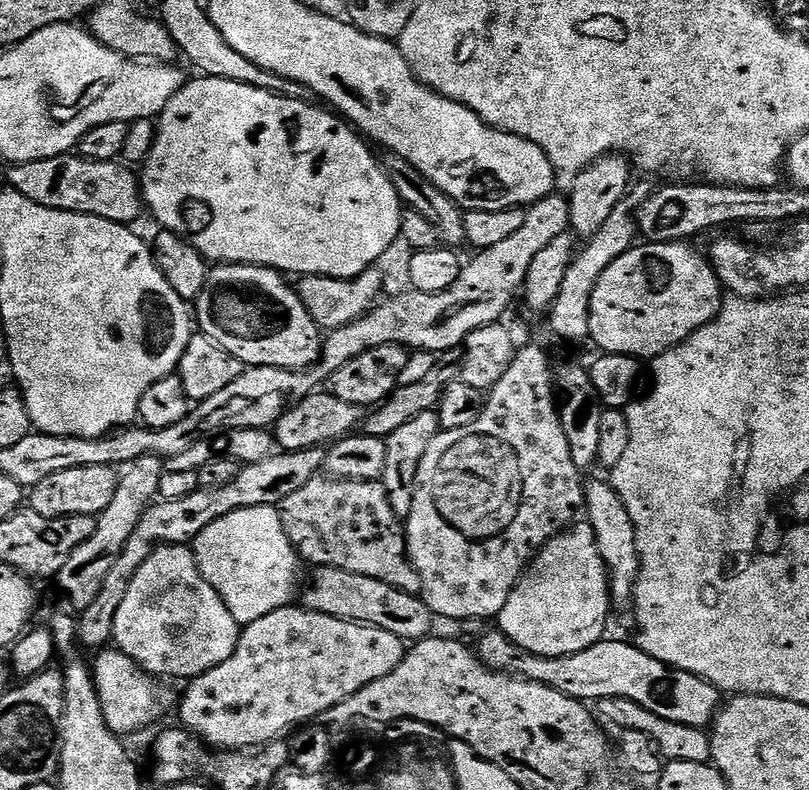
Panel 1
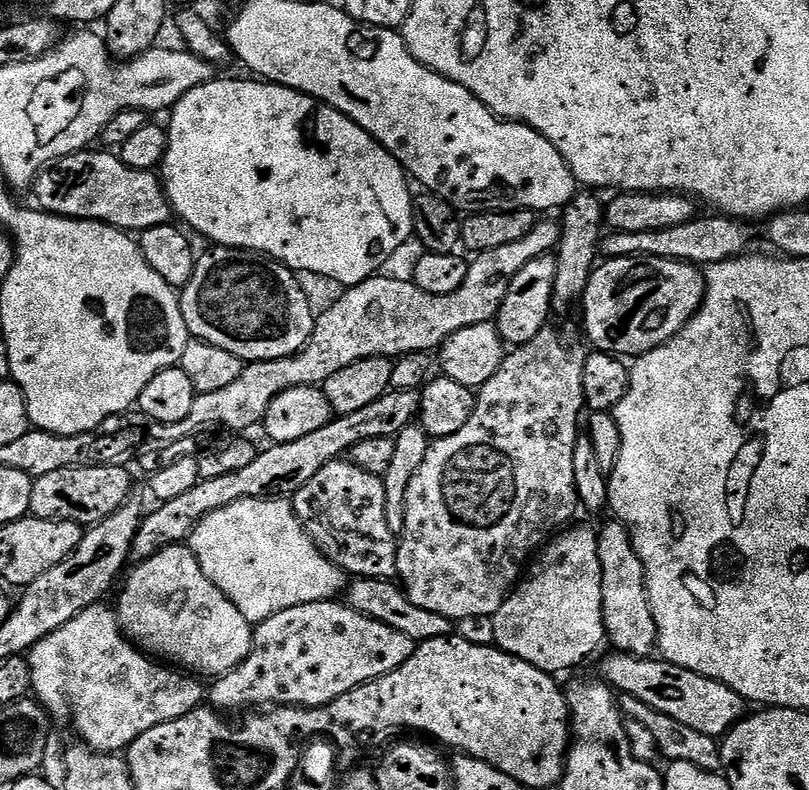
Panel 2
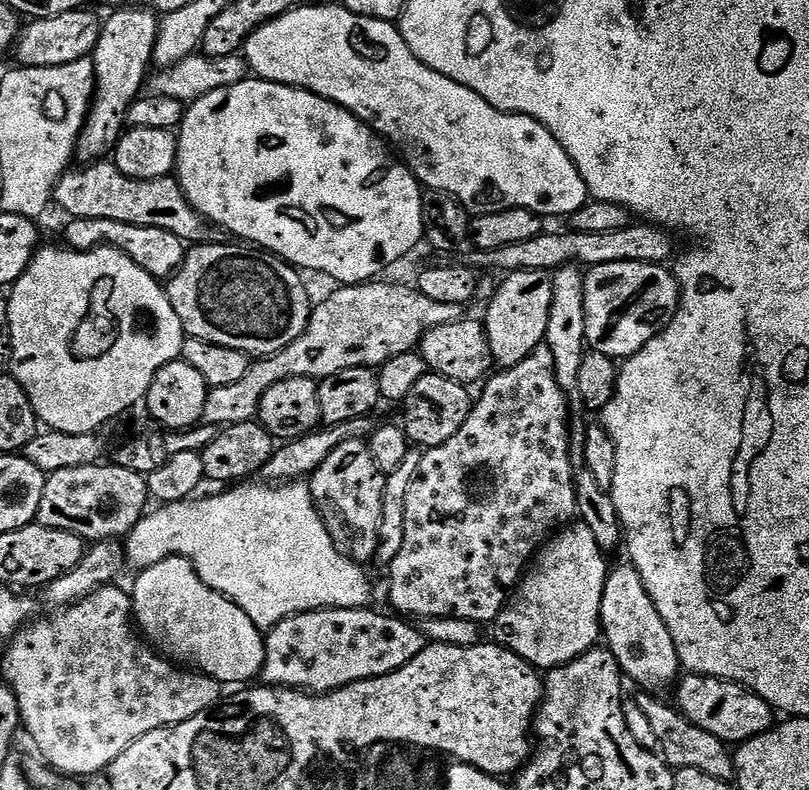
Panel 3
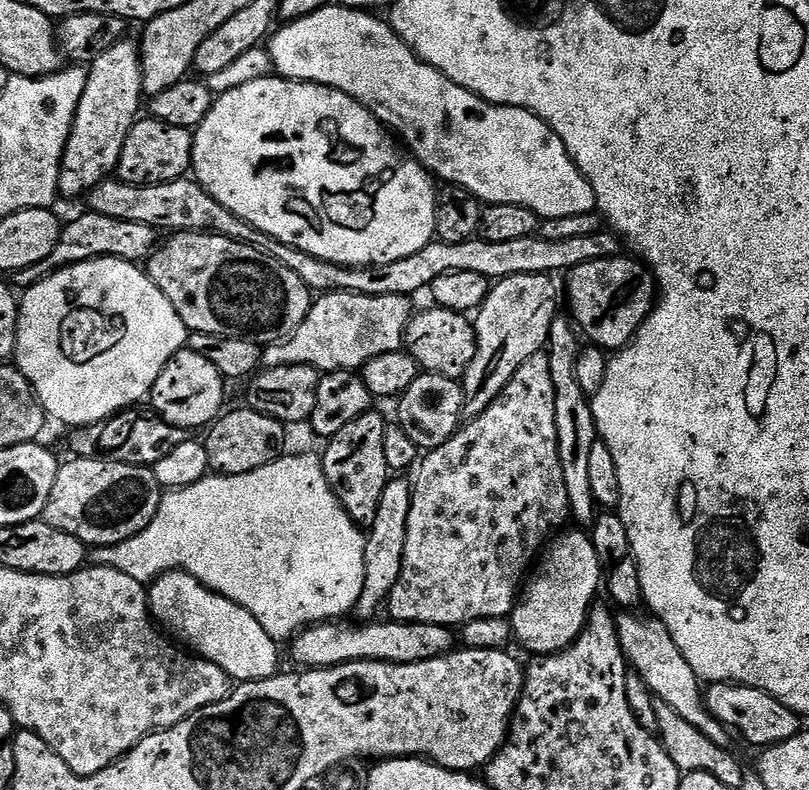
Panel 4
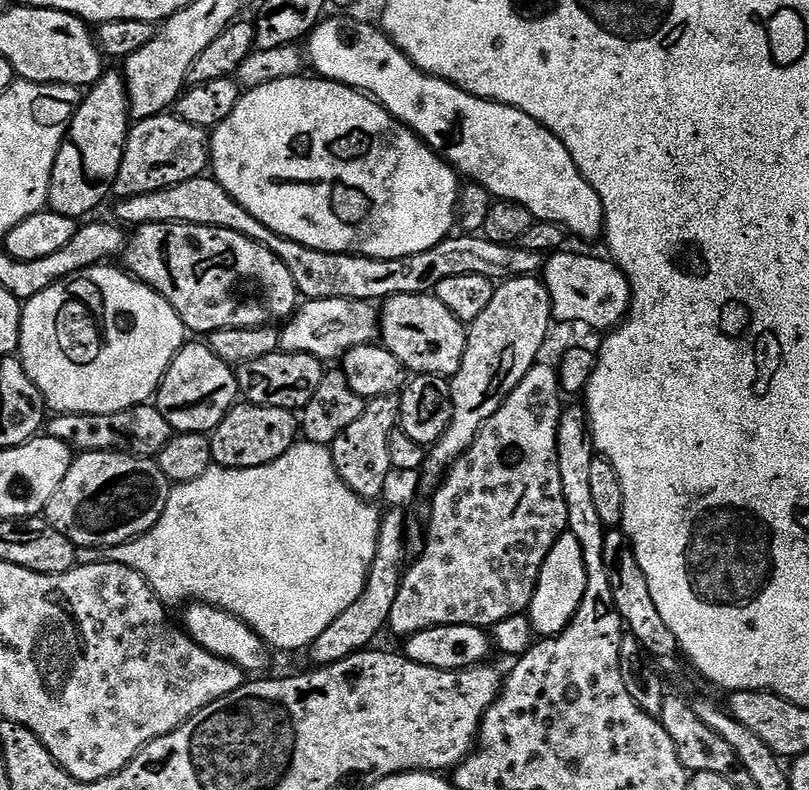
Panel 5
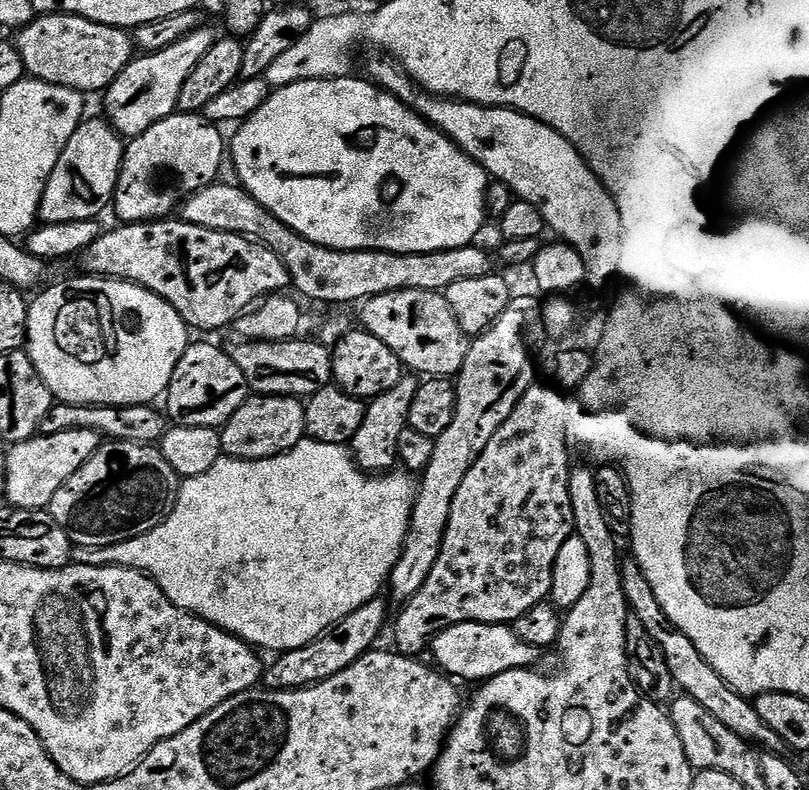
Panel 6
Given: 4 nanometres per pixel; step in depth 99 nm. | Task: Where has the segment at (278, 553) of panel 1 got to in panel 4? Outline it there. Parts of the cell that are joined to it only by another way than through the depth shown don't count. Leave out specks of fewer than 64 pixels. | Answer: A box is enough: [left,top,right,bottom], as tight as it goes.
[86,454,365,642]

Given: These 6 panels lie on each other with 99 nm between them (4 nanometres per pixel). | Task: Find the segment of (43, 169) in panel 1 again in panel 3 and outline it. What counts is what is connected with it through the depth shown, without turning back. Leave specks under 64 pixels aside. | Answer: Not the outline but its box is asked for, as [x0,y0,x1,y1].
[55,162,225,245]

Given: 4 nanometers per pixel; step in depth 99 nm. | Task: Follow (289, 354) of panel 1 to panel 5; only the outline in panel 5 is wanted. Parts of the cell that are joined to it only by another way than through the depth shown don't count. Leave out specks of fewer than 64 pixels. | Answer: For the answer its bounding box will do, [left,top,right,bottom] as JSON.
[122,224,298,334]

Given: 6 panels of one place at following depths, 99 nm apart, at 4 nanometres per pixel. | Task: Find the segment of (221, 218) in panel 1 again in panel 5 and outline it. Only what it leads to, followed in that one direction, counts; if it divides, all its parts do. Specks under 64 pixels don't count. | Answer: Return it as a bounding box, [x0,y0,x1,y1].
[210,75,462,260]

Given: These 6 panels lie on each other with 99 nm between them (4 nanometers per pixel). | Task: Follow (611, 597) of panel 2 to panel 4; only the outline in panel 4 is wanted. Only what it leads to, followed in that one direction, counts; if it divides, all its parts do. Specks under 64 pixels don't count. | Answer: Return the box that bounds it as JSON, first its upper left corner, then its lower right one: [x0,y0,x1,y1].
[616,610,729,748]

